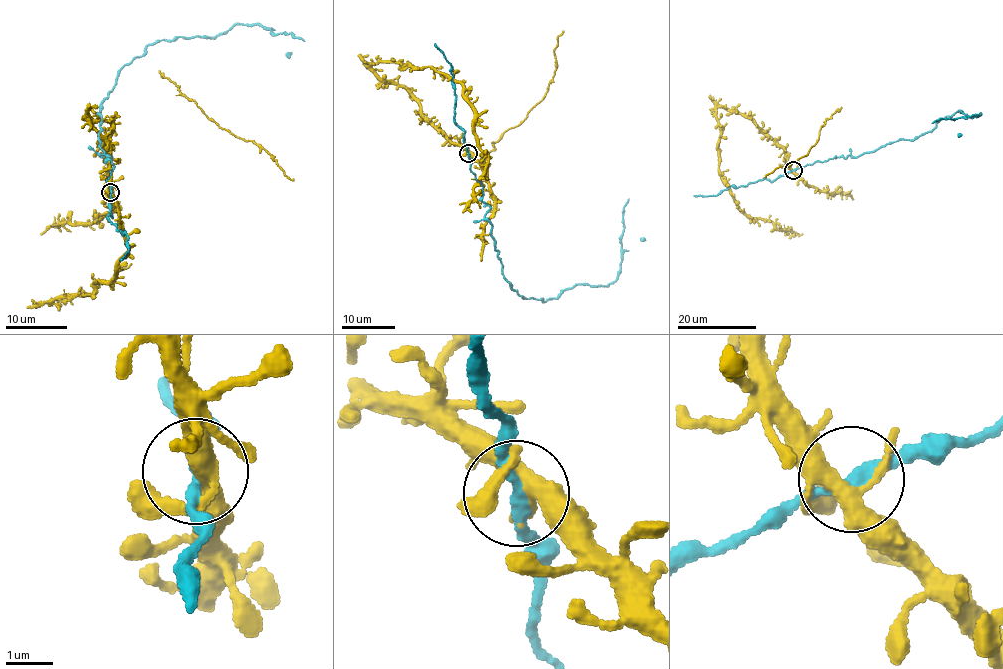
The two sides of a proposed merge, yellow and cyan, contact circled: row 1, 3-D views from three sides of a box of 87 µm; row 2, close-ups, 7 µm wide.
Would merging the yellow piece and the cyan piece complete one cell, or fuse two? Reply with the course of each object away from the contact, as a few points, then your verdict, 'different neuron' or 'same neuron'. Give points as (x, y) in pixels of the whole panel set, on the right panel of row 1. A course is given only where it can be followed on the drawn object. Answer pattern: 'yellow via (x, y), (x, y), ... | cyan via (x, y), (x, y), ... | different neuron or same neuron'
yellow via (793, 170), (785, 150), (753, 122), (718, 107), (719, 175), (733, 201), (750, 218), (766, 218), (796, 234) | cyan via (794, 170), (913, 140), (961, 110), (976, 117), (981, 114), (932, 123) | same neuron

